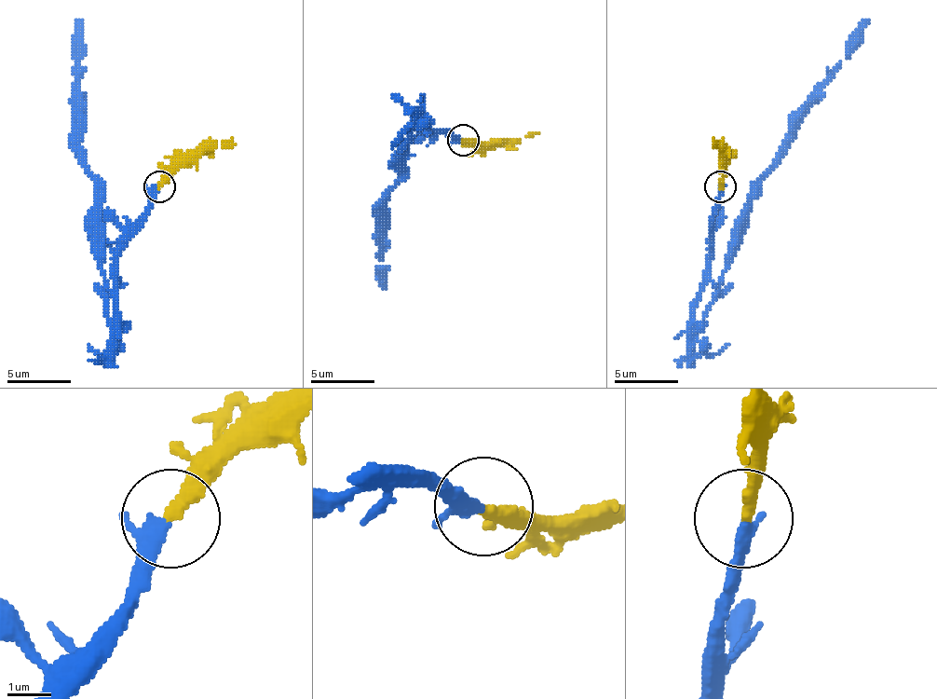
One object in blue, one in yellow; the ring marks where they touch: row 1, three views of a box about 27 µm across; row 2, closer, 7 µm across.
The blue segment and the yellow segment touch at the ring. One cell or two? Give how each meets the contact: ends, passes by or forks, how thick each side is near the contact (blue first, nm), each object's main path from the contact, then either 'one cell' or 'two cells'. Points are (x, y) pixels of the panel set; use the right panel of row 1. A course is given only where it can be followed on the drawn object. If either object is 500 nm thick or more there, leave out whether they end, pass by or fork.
blue passes by; yellow ends; calibres 280 and 320 nm; course blue (719, 185), (697, 325), (751, 185), (777, 157), (789, 118), (869, 20); course yellow (719, 185), (723, 143), (713, 143); one cell

